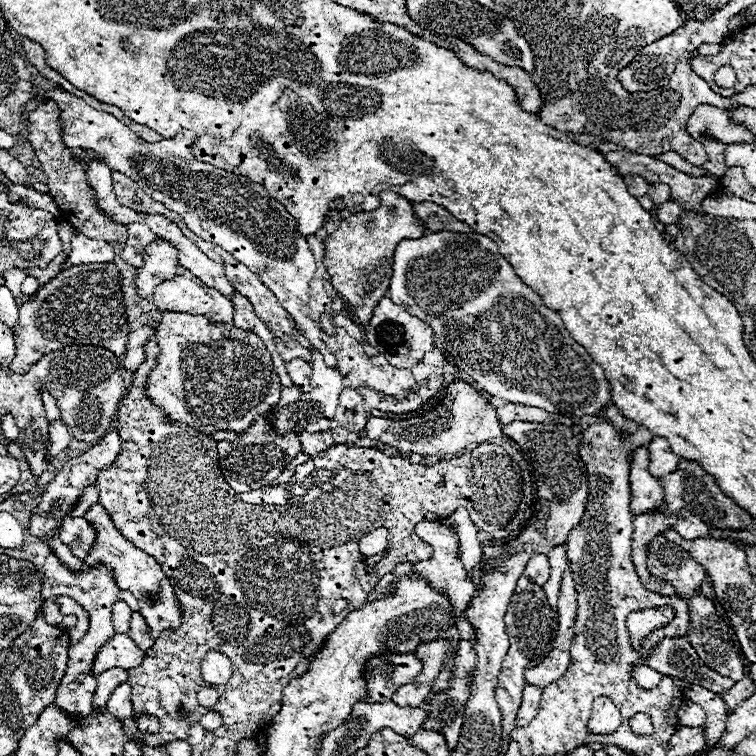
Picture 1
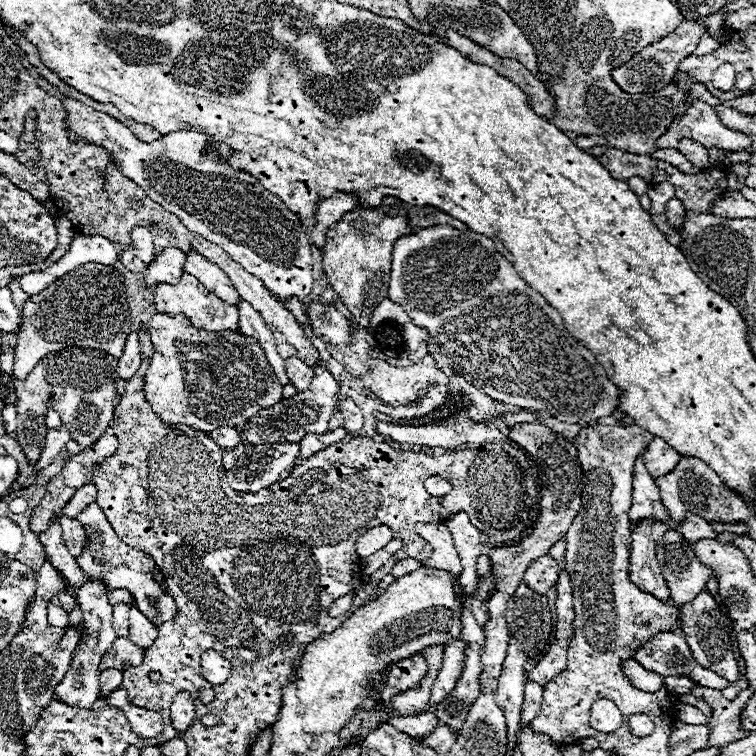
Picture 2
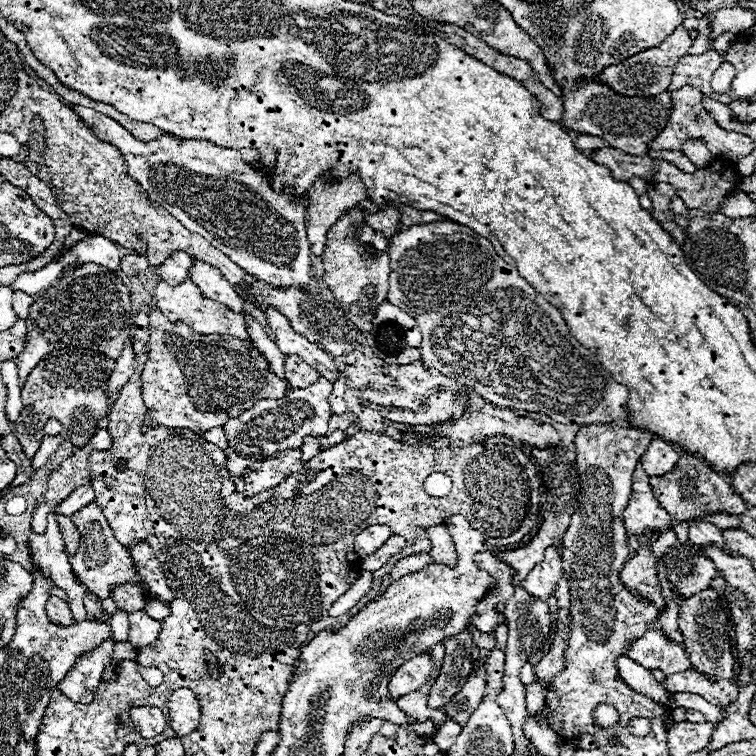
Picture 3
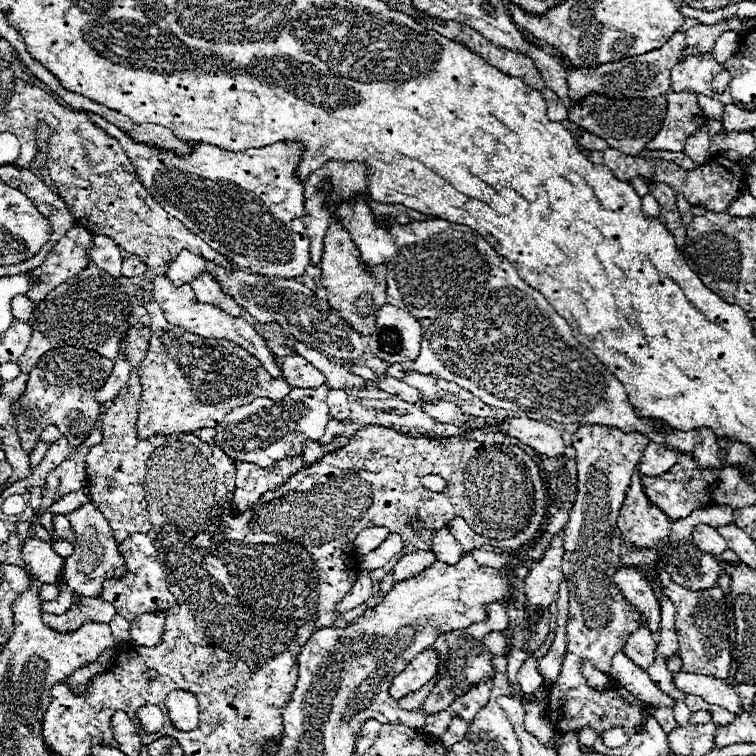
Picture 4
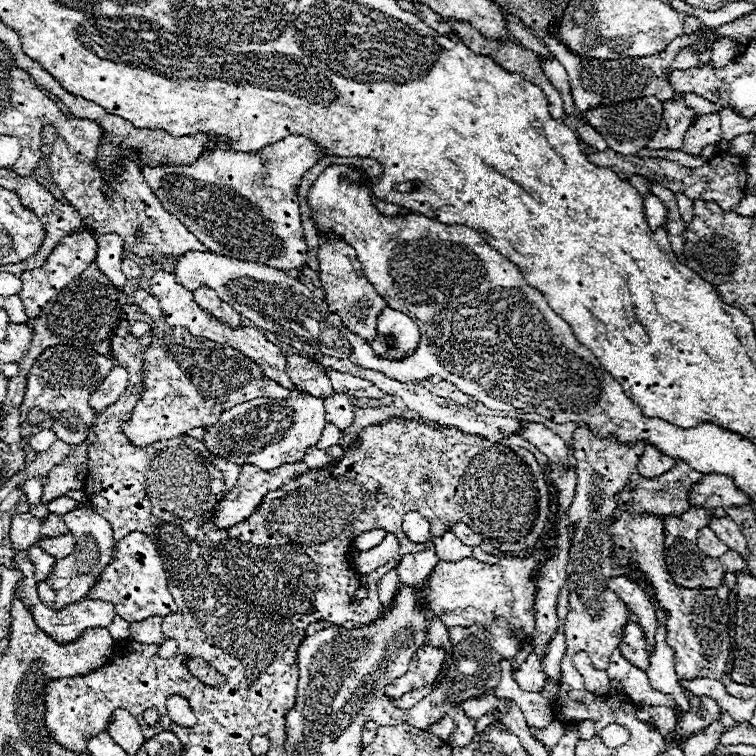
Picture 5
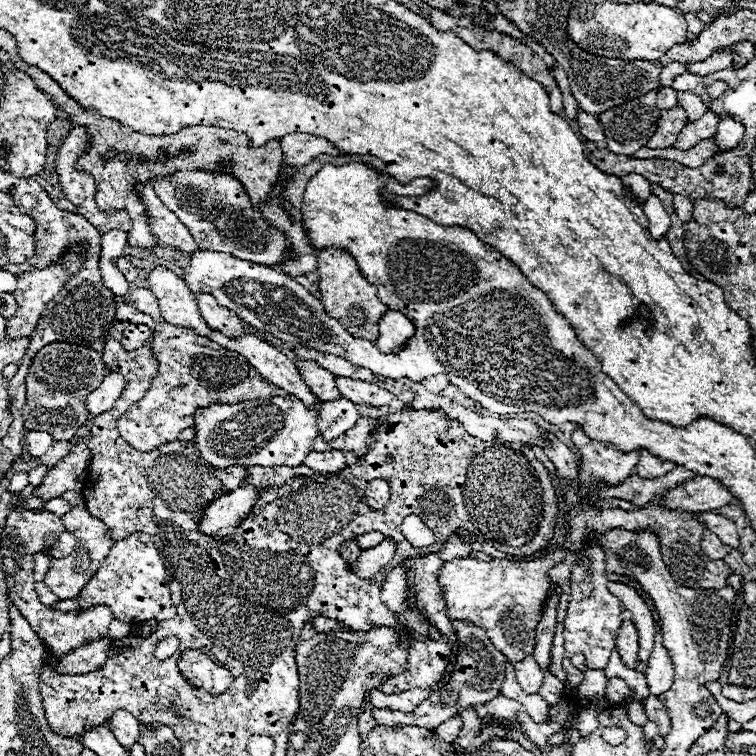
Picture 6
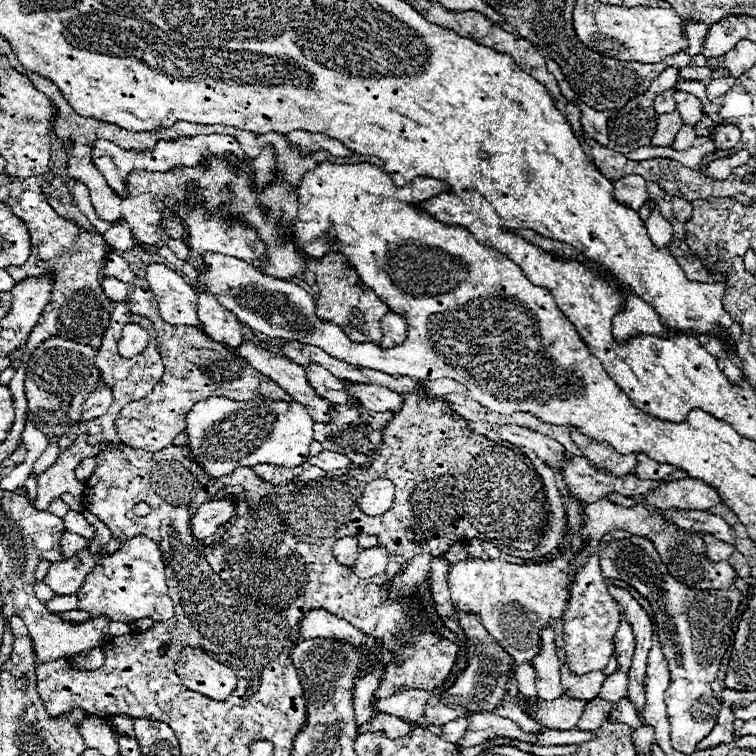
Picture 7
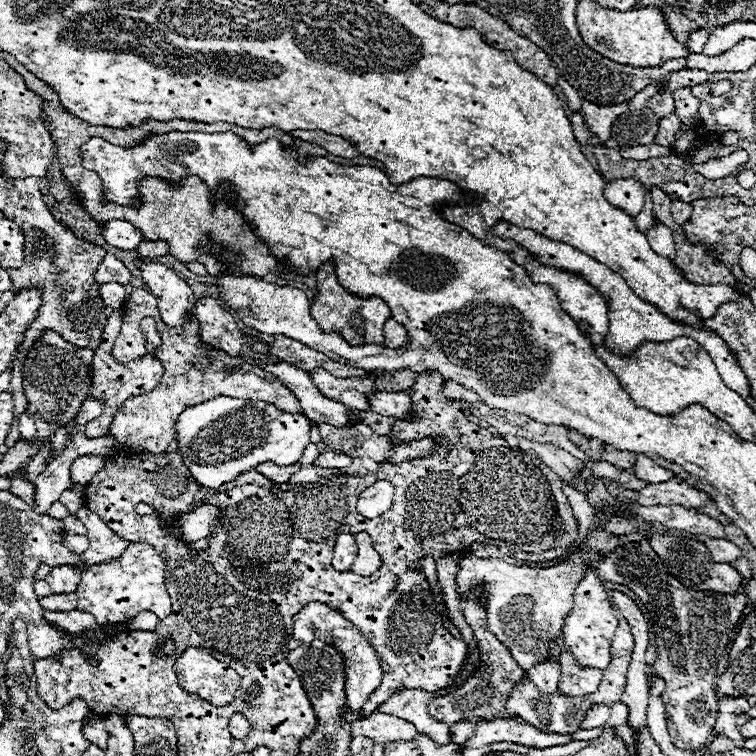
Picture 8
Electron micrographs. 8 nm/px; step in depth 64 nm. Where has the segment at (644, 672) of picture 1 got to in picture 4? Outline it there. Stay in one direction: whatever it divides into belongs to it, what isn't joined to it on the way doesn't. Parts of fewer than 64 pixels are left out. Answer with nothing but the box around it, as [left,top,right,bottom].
[612,652,674,707]

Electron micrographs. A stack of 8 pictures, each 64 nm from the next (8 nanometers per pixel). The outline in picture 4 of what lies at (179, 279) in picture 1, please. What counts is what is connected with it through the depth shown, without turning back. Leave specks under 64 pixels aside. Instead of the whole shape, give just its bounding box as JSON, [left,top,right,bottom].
[152,276,284,380]

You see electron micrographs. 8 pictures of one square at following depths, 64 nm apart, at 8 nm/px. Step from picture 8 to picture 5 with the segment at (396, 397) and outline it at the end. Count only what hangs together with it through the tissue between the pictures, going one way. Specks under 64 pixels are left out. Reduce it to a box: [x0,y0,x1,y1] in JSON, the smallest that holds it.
[312,358,384,398]

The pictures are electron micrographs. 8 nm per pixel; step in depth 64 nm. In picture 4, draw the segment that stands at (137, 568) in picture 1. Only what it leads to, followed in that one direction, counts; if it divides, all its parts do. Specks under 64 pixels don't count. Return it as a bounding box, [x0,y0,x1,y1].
[42,502,126,616]

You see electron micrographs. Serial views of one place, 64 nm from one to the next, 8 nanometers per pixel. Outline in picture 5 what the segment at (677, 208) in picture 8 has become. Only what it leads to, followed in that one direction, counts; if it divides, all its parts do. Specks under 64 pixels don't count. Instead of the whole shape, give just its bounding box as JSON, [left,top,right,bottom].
[676,194,692,224]

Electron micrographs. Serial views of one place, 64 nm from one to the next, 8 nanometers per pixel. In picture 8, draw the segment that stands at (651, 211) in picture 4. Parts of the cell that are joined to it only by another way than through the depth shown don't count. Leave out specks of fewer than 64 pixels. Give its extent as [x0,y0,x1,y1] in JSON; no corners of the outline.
[646,222,675,261]

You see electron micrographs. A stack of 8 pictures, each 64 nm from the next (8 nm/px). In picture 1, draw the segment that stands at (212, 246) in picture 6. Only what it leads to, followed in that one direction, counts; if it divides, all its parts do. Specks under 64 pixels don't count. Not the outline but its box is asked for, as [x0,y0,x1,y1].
[44,86,338,366]

